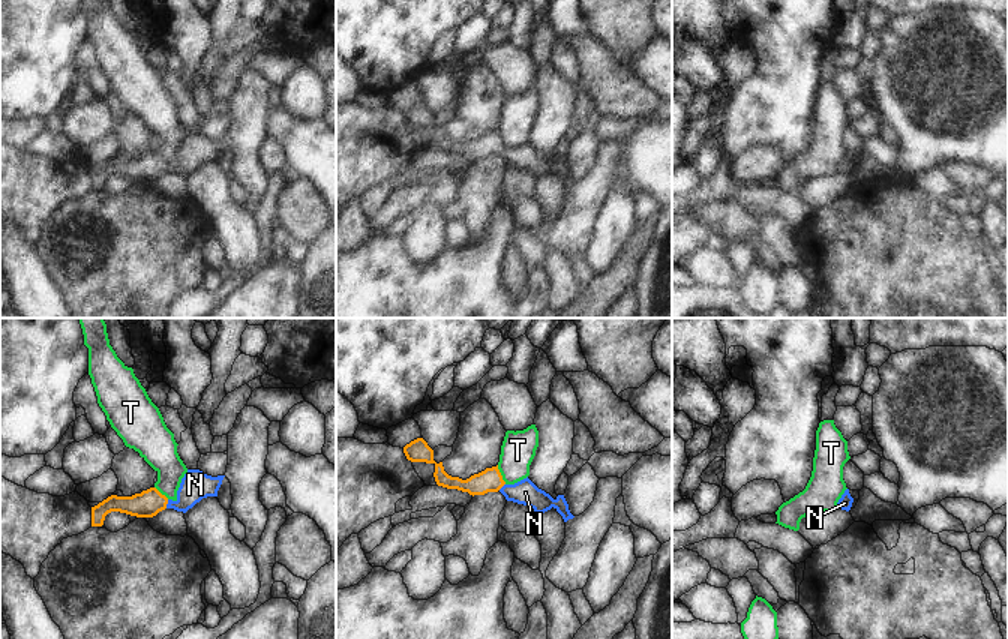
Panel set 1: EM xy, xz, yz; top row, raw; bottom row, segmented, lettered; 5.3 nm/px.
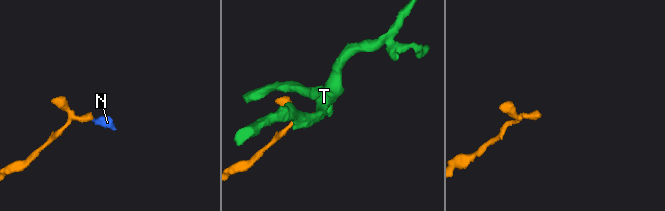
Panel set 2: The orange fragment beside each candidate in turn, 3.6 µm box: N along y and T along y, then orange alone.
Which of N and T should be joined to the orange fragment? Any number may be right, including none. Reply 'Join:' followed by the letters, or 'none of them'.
Join: N

